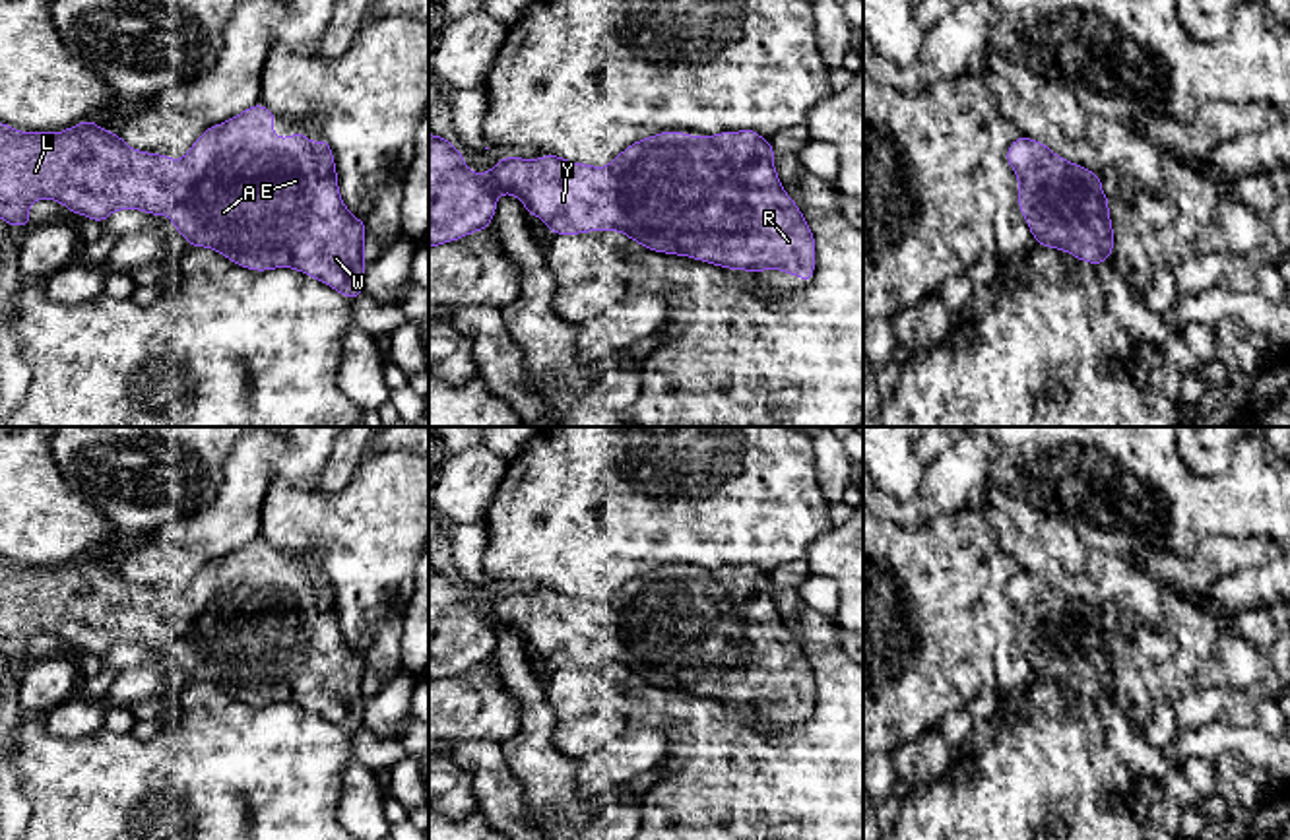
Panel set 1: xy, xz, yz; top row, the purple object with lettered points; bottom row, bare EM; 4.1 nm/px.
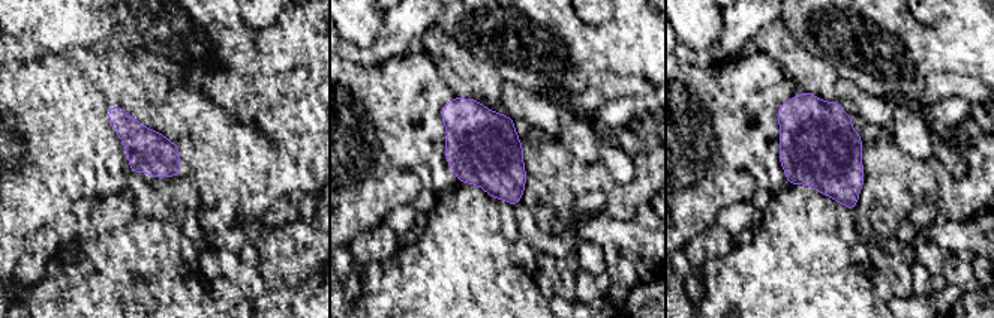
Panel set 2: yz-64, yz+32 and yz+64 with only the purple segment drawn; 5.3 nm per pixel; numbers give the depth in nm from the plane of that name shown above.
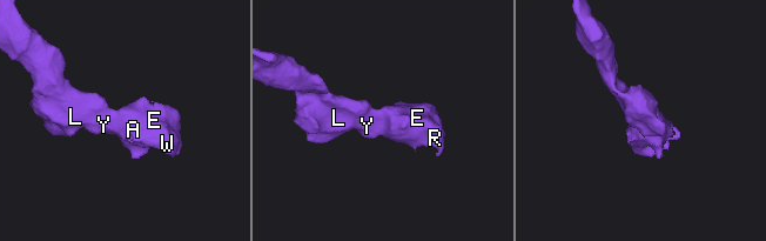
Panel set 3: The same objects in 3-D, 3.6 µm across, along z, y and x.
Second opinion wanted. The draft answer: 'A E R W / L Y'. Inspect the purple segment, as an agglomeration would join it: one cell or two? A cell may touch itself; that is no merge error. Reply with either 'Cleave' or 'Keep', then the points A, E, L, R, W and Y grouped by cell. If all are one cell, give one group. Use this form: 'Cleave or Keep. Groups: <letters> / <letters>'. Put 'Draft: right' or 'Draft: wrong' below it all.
Keep. Groups: A E L R W Y
Draft: wrong

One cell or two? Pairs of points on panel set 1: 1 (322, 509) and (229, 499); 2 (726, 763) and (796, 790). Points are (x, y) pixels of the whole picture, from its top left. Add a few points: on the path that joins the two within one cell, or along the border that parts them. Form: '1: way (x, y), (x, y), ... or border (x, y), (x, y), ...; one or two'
1: border (307, 487), (276, 478), (264, 497), (258, 536); two
2: way (743, 780), (753, 790), (778, 790); one

